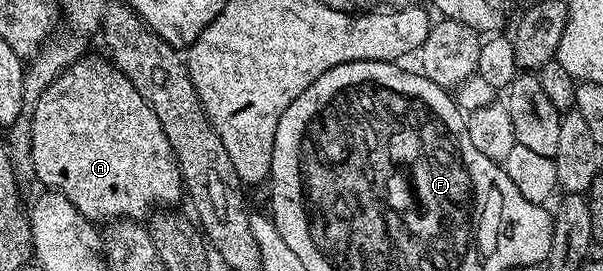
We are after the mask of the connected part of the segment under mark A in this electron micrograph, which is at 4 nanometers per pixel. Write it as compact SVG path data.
M89 55L79 57L77 61L73 61L72 64L66 66L62 70L62 74L33 102L34 117L31 116L29 122L30 150L32 151L34 175L39 182L43 181L43 186L47 190L58 190L64 194L75 205L80 215L93 223L106 223L111 219L142 219L142 216L145 218L155 207L177 206L174 204L181 197L183 200L184 197L184 184L181 172L178 170L178 162L170 148L168 139L164 135L164 127L160 127L160 119L156 119L156 111L143 99L140 91L136 91L136 87L132 87L130 80L118 70L117 65L111 63L105 56L102 57L89 57Z

